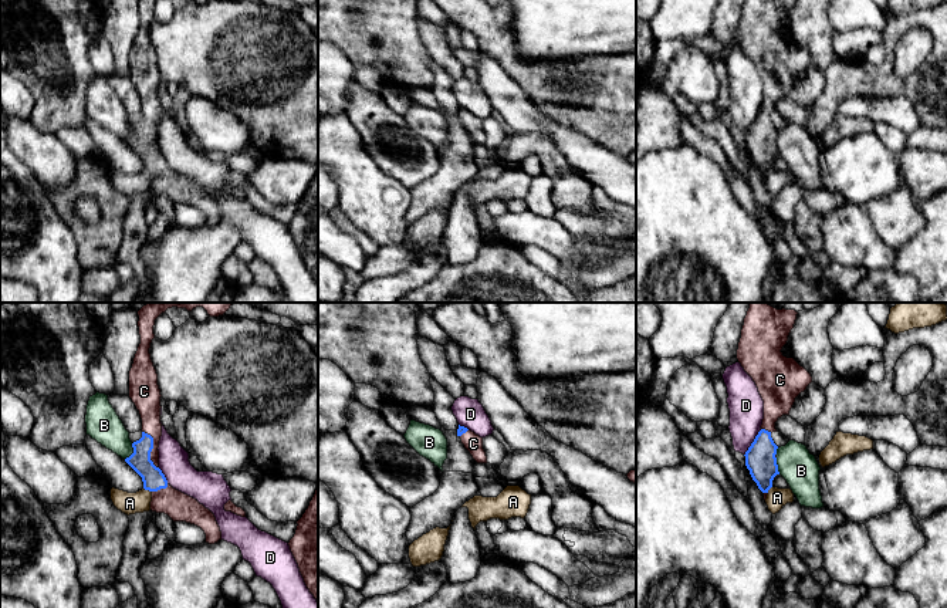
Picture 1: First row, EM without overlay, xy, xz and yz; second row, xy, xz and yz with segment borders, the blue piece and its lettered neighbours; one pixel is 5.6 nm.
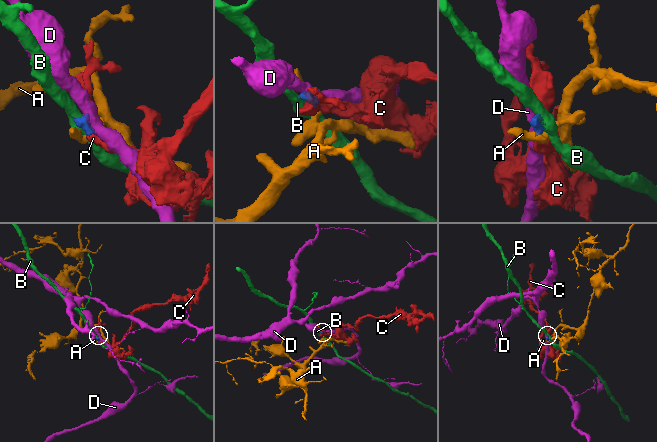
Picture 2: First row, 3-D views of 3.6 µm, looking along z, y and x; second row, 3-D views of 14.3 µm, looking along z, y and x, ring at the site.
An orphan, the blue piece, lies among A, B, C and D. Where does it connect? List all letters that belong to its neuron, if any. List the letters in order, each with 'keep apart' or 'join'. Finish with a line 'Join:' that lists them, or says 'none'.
A: keep apart
B: keep apart
C: join
D: keep apart
Join: C

